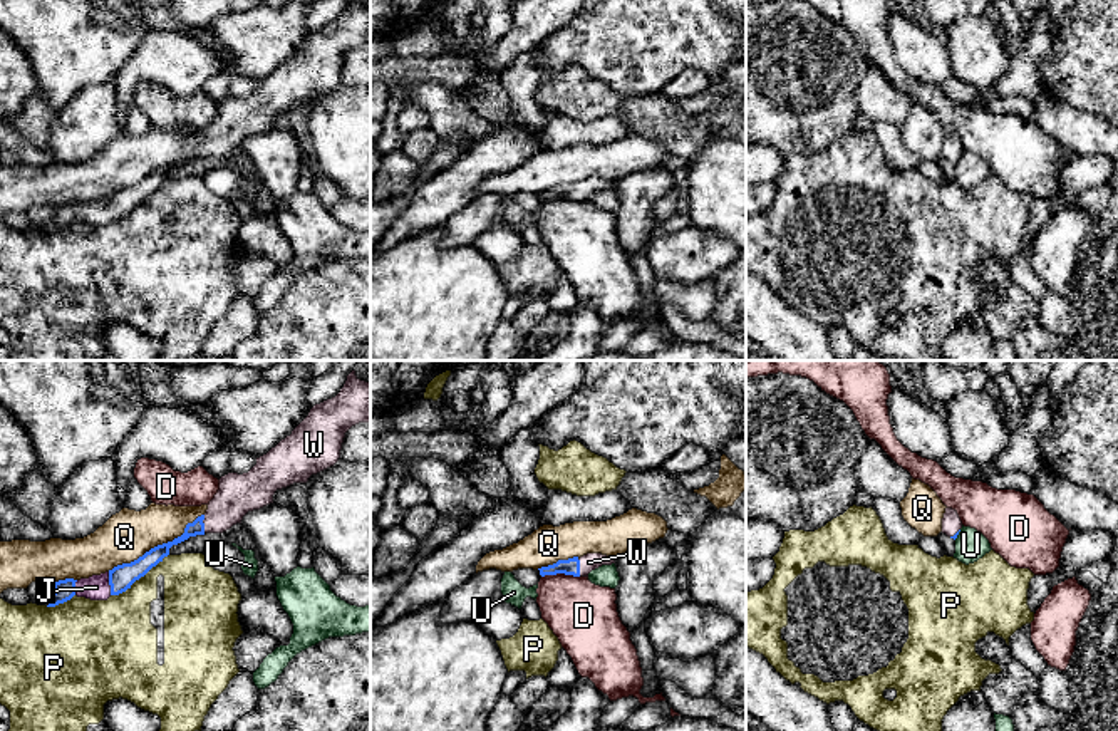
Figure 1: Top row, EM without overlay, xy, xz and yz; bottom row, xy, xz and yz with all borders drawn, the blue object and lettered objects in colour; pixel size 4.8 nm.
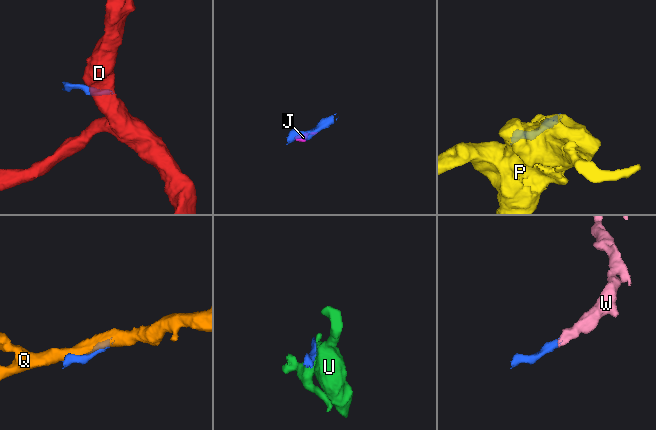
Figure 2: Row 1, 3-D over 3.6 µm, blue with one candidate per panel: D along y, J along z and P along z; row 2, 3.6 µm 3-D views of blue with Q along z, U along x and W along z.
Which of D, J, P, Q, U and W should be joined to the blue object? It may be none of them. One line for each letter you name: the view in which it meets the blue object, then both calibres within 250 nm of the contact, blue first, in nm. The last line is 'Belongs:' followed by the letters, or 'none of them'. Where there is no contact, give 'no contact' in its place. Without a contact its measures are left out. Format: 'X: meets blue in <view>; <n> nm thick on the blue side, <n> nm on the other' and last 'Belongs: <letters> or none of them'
J: meets blue in xy; 120 nm thick on the blue side, 120 nm on the other
W: meets blue in xy; 70 nm thick on the blue side, 190 nm on the other
Belongs: J, W

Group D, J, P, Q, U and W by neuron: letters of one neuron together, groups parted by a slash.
D / J W / P / Q / U

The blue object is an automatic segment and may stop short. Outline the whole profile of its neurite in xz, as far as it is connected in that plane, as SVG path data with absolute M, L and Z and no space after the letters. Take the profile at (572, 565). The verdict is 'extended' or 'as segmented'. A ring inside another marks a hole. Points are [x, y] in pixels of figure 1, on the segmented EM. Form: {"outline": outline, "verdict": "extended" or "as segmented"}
{"outline": "M587 553L583 557L573 557L568 560L558 560L553 565L541 567L540 575L556 575L556 573L565 573L565 575L573 575L573 577L588 577L588 573L602 565L612 565L615 563L617 558L607 557L602 553Z", "verdict": "extended"}

